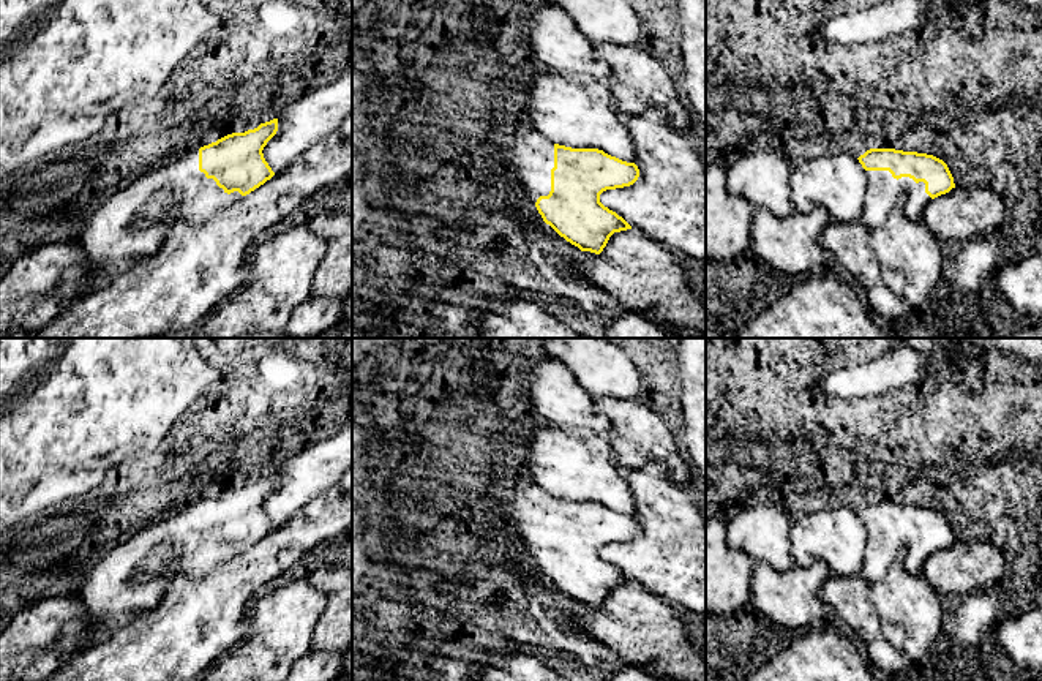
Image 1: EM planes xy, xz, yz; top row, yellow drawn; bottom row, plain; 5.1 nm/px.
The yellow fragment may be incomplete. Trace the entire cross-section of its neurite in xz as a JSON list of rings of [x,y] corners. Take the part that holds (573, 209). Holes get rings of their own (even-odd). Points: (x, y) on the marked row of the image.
[[[527,125],[507,137],[499,156],[535,204],[543,221],[581,251],[600,254],[614,232],[632,229],[622,216],[600,202],[600,194],[633,185],[639,177],[635,163],[622,161],[598,149],[554,144]]]

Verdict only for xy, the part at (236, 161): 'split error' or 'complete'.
split error

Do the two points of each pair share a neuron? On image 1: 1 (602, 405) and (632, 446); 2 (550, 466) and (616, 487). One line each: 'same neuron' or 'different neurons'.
1: same neuron
2: same neuron

